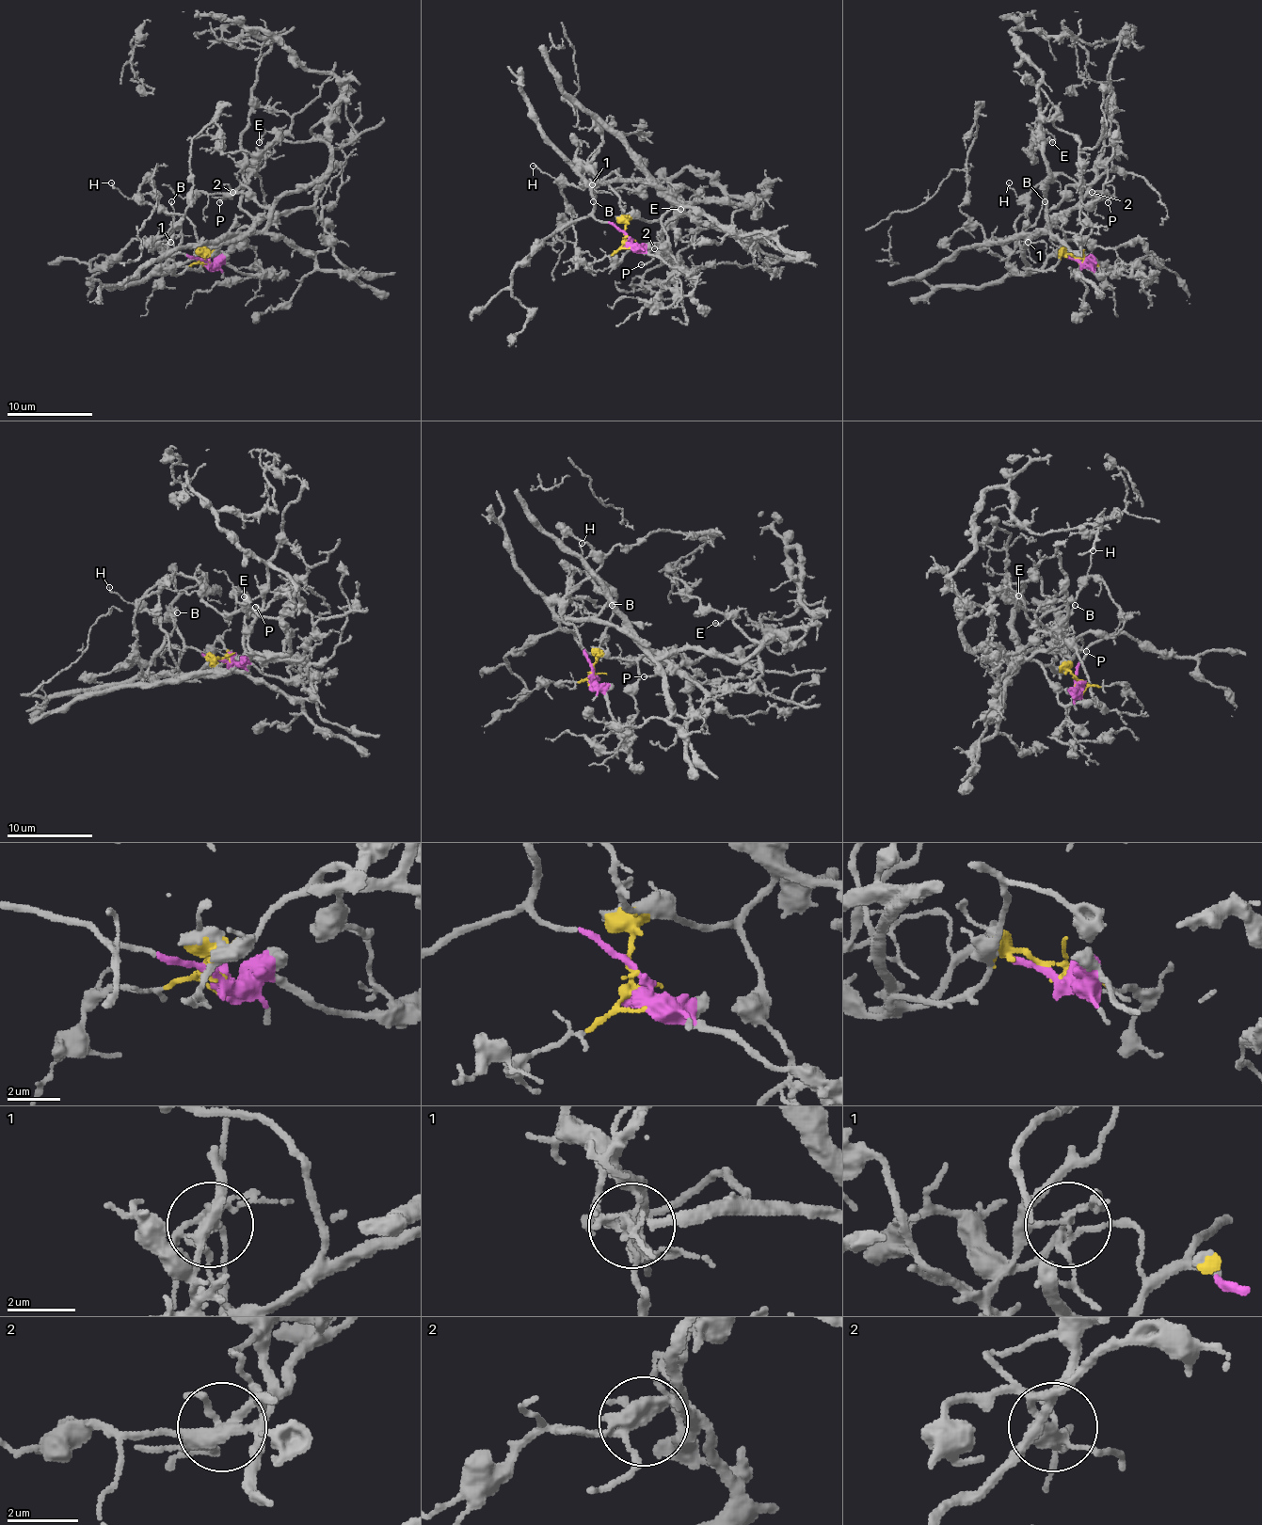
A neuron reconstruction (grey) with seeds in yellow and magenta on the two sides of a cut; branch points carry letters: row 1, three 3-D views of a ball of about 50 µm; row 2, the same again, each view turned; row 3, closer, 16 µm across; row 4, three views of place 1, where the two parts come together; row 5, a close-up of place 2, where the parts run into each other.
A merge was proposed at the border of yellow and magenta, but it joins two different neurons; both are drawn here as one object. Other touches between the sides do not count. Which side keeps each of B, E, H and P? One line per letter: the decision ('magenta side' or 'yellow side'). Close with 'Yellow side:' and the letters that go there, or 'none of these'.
B: magenta side
E: yellow side
H: magenta side
P: yellow side
Yellow side: E, P

